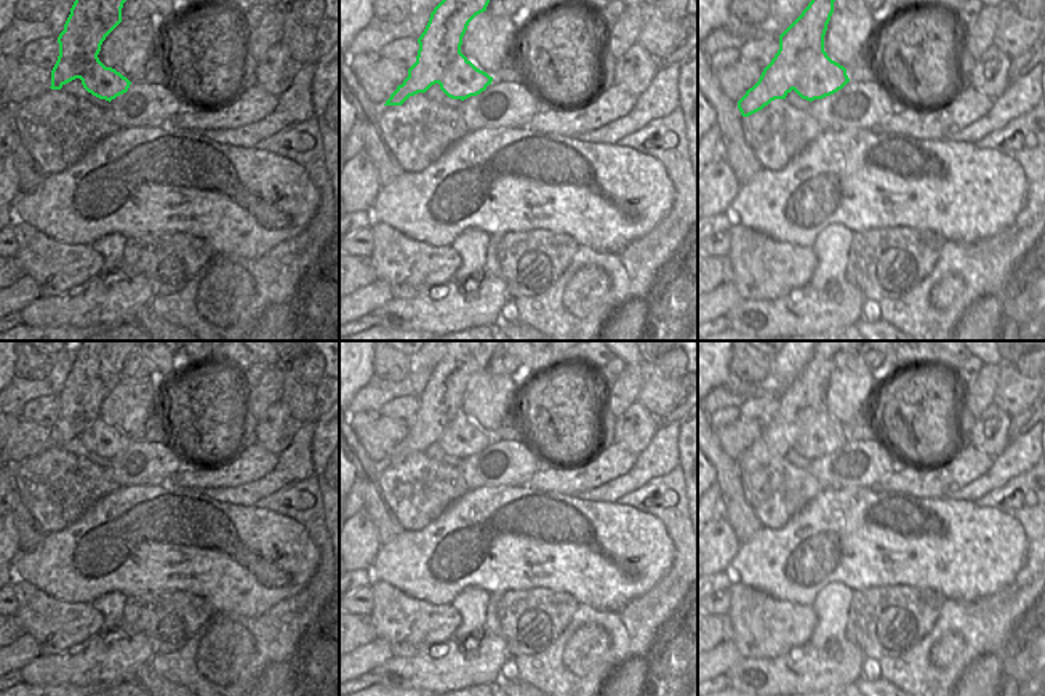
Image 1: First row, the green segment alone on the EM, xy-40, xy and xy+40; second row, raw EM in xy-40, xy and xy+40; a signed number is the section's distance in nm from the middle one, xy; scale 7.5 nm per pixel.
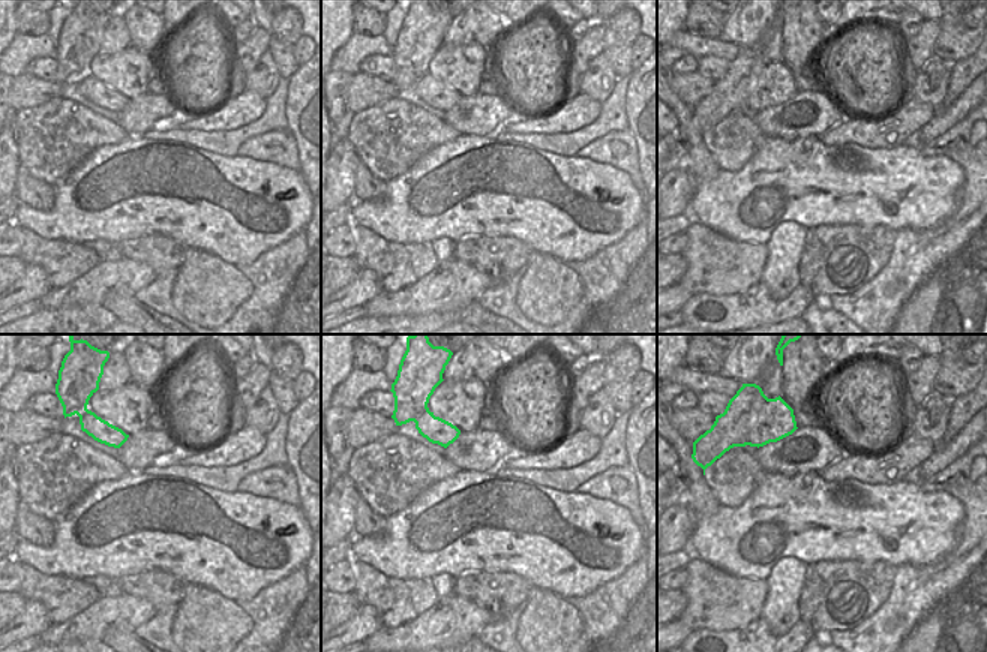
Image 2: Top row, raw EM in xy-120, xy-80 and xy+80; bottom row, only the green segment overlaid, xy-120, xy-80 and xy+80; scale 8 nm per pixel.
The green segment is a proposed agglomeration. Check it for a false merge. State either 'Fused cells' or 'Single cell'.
Fused cells.

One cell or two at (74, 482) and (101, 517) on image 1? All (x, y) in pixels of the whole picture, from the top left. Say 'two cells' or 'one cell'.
two cells

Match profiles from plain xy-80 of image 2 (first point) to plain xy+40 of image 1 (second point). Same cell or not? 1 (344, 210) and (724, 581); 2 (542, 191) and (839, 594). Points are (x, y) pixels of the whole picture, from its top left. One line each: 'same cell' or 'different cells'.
1: same cell
2: different cells

